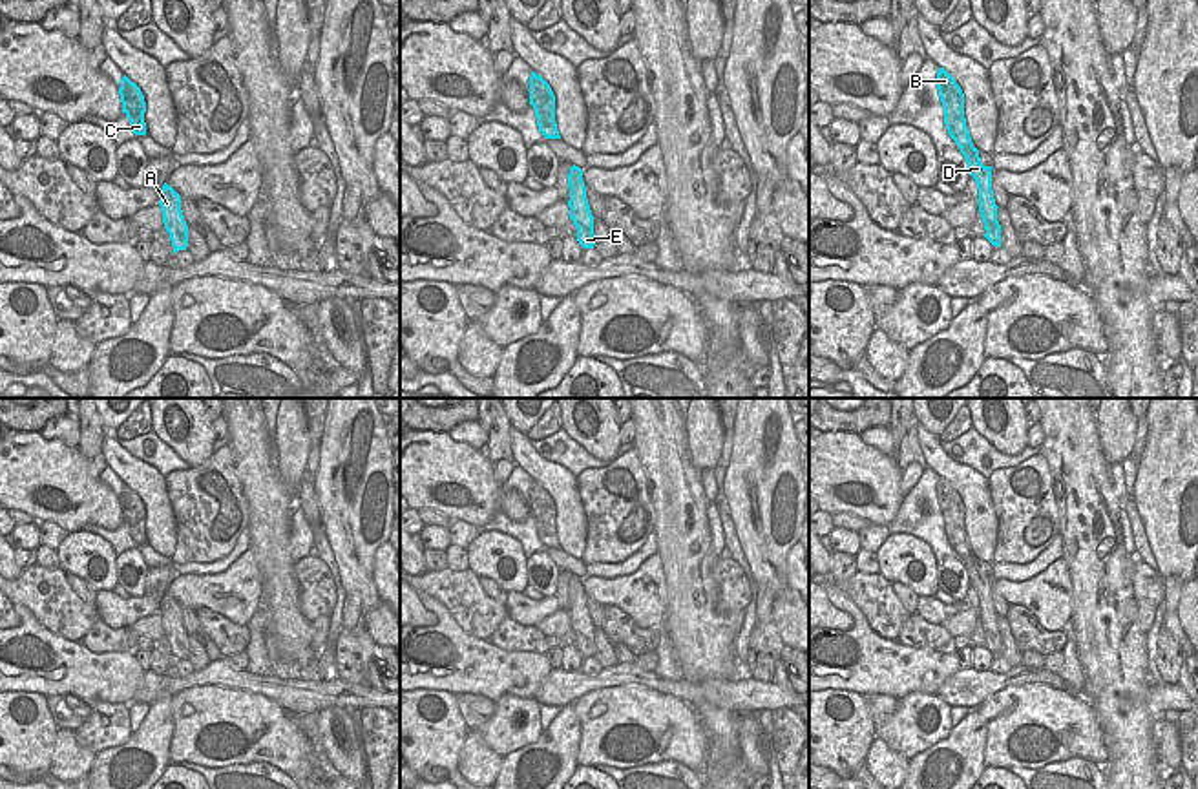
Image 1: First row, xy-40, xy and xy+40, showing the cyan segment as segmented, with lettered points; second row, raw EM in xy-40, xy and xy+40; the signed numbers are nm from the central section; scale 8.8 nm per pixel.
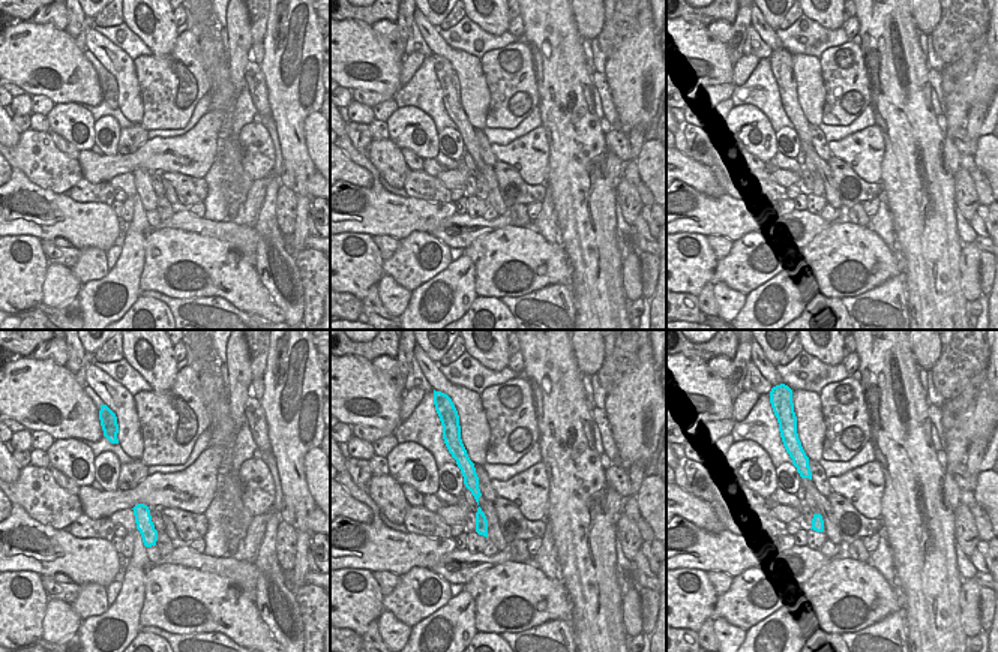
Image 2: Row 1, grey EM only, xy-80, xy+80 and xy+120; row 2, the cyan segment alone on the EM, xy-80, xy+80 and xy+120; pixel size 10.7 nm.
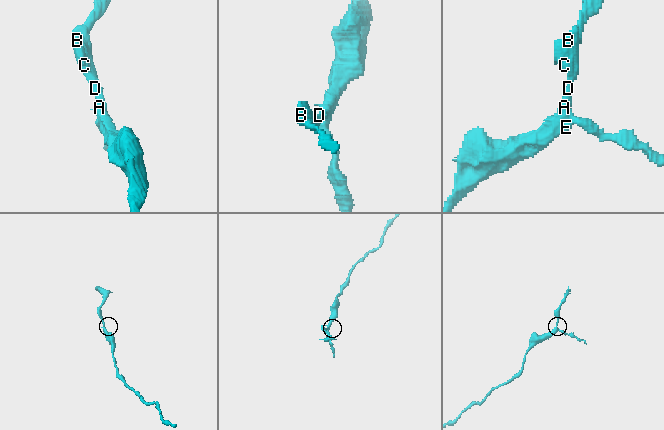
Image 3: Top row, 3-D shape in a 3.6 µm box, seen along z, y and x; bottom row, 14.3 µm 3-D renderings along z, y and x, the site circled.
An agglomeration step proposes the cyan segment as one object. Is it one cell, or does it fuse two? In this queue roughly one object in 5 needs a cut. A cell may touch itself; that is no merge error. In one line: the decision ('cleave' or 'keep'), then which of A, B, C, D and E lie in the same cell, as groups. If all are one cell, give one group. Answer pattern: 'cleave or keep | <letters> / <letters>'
keep | A B C D E

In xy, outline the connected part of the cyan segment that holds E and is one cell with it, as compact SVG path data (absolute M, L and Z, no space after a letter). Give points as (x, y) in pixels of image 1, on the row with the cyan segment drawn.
M572 166L568 174L570 186L570 219L577 228L577 241L583 248L594 248L595 234L594 234L594 216L586 199L586 186L583 181L583 170L579 166Z

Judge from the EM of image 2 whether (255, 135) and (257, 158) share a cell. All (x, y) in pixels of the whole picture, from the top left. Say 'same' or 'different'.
same

